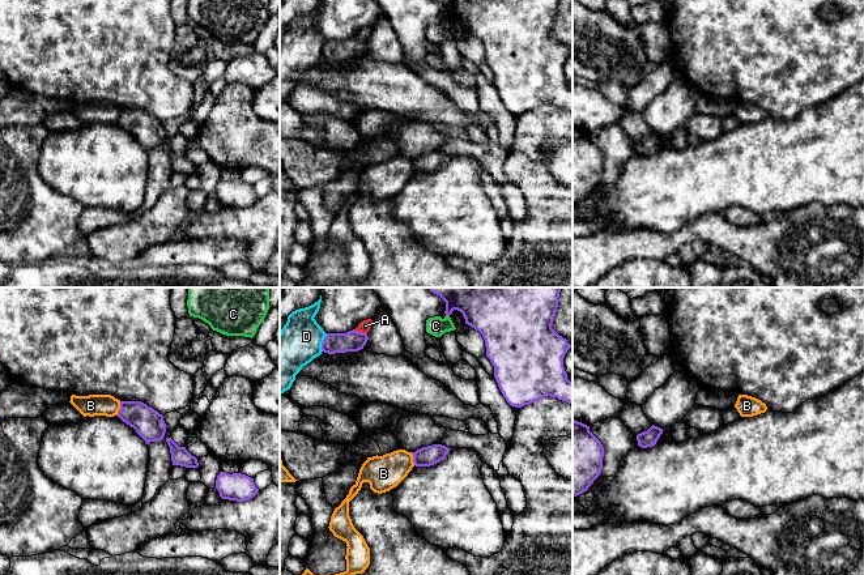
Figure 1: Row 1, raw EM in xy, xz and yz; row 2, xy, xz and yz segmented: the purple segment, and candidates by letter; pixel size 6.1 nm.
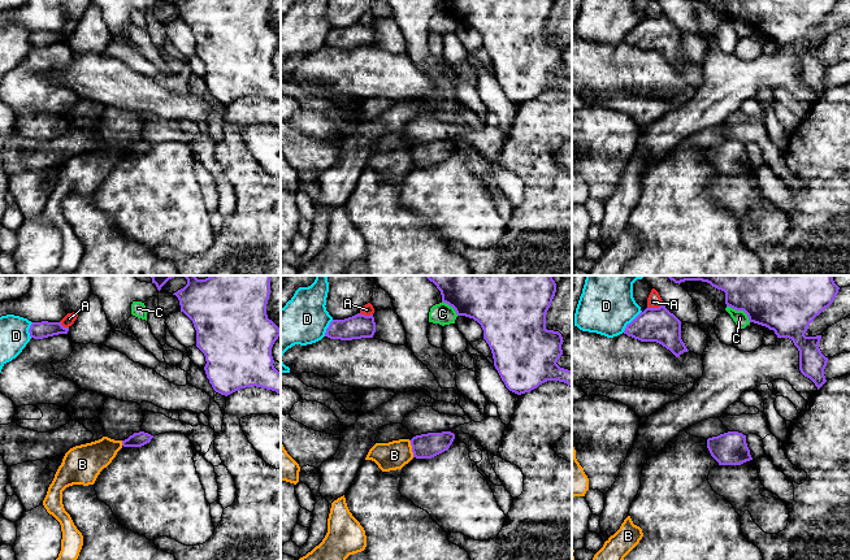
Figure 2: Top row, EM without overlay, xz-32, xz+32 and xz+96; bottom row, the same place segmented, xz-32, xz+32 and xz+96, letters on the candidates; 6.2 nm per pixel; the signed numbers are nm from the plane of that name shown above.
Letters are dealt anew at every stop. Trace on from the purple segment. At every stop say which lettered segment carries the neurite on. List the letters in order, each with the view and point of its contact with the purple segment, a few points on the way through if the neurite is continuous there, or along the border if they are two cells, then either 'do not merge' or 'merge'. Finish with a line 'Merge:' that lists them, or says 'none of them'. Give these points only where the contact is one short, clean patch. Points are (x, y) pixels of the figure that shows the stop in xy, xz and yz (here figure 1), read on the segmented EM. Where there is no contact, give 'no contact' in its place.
A: contact xz (361, 332); do not merge
B: contact xy (120, 408); border xy (120, 401), (116, 414); do not merge
C: contact xz (447, 315); do not merge
D: contact xz (322, 343); do not merge
Merge: none of them

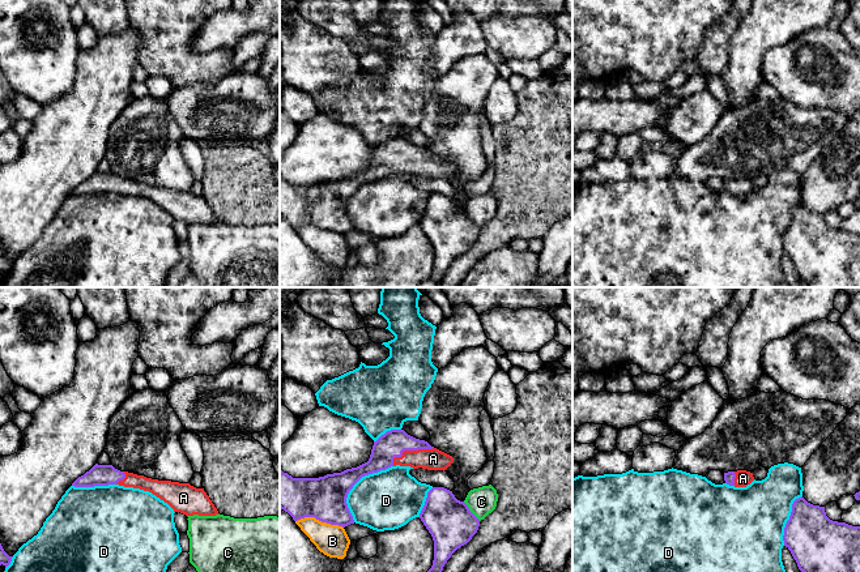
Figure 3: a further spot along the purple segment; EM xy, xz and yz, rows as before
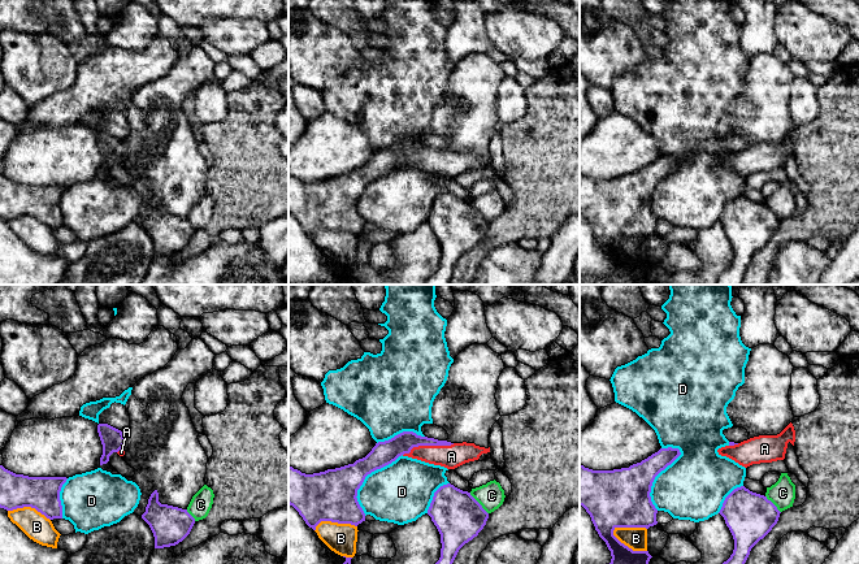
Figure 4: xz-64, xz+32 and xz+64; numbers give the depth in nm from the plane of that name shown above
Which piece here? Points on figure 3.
A: contact xz (409, 449); way xz (391, 444), (397, 448), (409, 449), (433, 459); merge
B: contact xz (319, 520); do not merge
C: contact xz (469, 511); do not merge
D: contact xz (354, 483); do not merge
Merge: A

